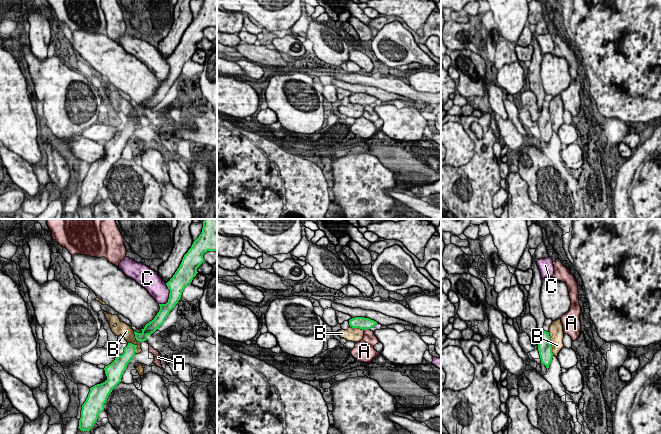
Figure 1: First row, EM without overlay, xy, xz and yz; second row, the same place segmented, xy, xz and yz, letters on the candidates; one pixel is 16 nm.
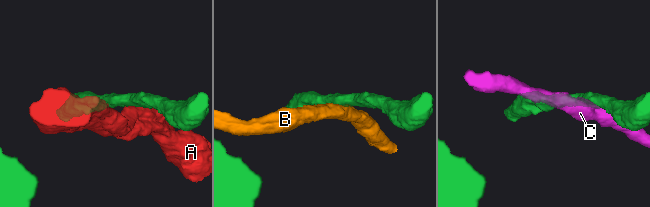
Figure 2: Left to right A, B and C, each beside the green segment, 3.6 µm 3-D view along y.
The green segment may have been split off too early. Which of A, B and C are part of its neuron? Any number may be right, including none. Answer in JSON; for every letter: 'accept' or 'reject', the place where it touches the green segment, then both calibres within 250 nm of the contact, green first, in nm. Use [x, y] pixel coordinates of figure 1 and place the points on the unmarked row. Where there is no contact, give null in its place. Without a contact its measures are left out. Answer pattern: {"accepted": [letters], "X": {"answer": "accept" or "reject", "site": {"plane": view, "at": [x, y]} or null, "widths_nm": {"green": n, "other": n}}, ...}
{"accepted": [], "A": {"answer": "reject", "site": {"plane": "xz", "at": [366, 104]}, "widths_nm": {"green": 190, "other": 240}}, "B": {"answer": "reject", "site": {"plane": "yz", "at": [550, 119]}, "widths_nm": {"green": 220, "other": 240}}, "C": {"answer": "reject", "site": {"plane": "xy", "at": [169, 72]}, "widths_nm": {"green": 280, "other": 320}}}

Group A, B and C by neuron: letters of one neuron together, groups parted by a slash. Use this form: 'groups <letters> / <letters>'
groups A B / C

